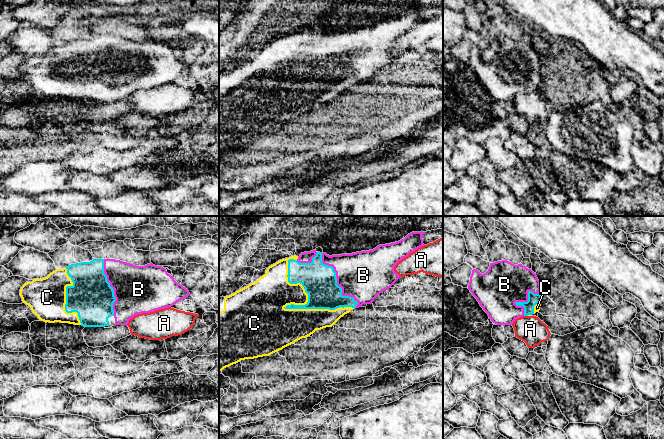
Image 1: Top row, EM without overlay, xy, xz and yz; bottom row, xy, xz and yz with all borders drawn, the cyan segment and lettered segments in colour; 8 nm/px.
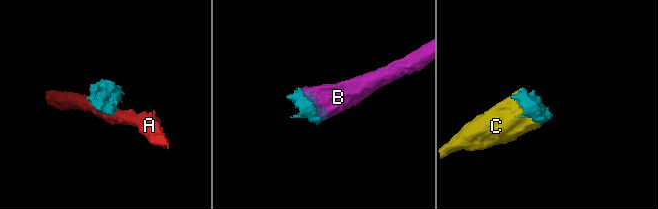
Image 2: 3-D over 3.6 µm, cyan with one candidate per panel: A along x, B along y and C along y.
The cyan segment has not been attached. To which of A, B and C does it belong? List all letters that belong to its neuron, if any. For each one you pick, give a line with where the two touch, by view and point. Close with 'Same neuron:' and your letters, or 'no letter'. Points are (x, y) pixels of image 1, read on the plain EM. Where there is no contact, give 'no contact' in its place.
B: xz (336, 58)
C: xz (286, 82)
Same neuron: B, C

